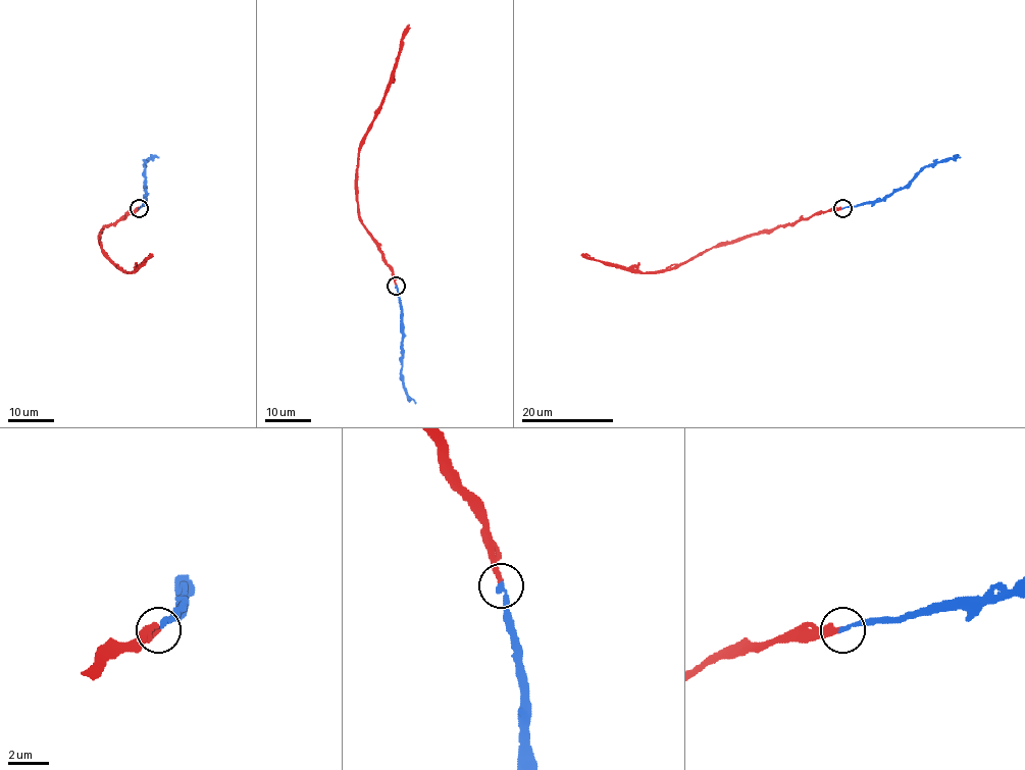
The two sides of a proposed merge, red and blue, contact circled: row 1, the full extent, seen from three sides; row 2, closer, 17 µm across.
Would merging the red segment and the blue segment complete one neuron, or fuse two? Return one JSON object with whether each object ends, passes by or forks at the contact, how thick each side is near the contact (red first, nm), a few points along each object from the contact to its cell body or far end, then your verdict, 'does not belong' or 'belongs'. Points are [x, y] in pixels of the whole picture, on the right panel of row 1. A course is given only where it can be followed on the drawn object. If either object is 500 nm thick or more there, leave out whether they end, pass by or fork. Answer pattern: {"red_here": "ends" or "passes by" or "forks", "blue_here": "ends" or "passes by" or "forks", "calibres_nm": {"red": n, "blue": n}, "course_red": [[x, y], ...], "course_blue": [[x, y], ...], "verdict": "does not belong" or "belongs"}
{"red_here": "ends", "blue_here": "ends", "calibres_nm": {"red": 260, "blue": 220}, "course_red": [[843, 208], [719, 243], [671, 268], [654, 272], [631, 271], [580, 254]], "course_blue": [[843, 208], [884, 200], [903, 189], [926, 166], [961, 157]], "verdict": "belongs"}

